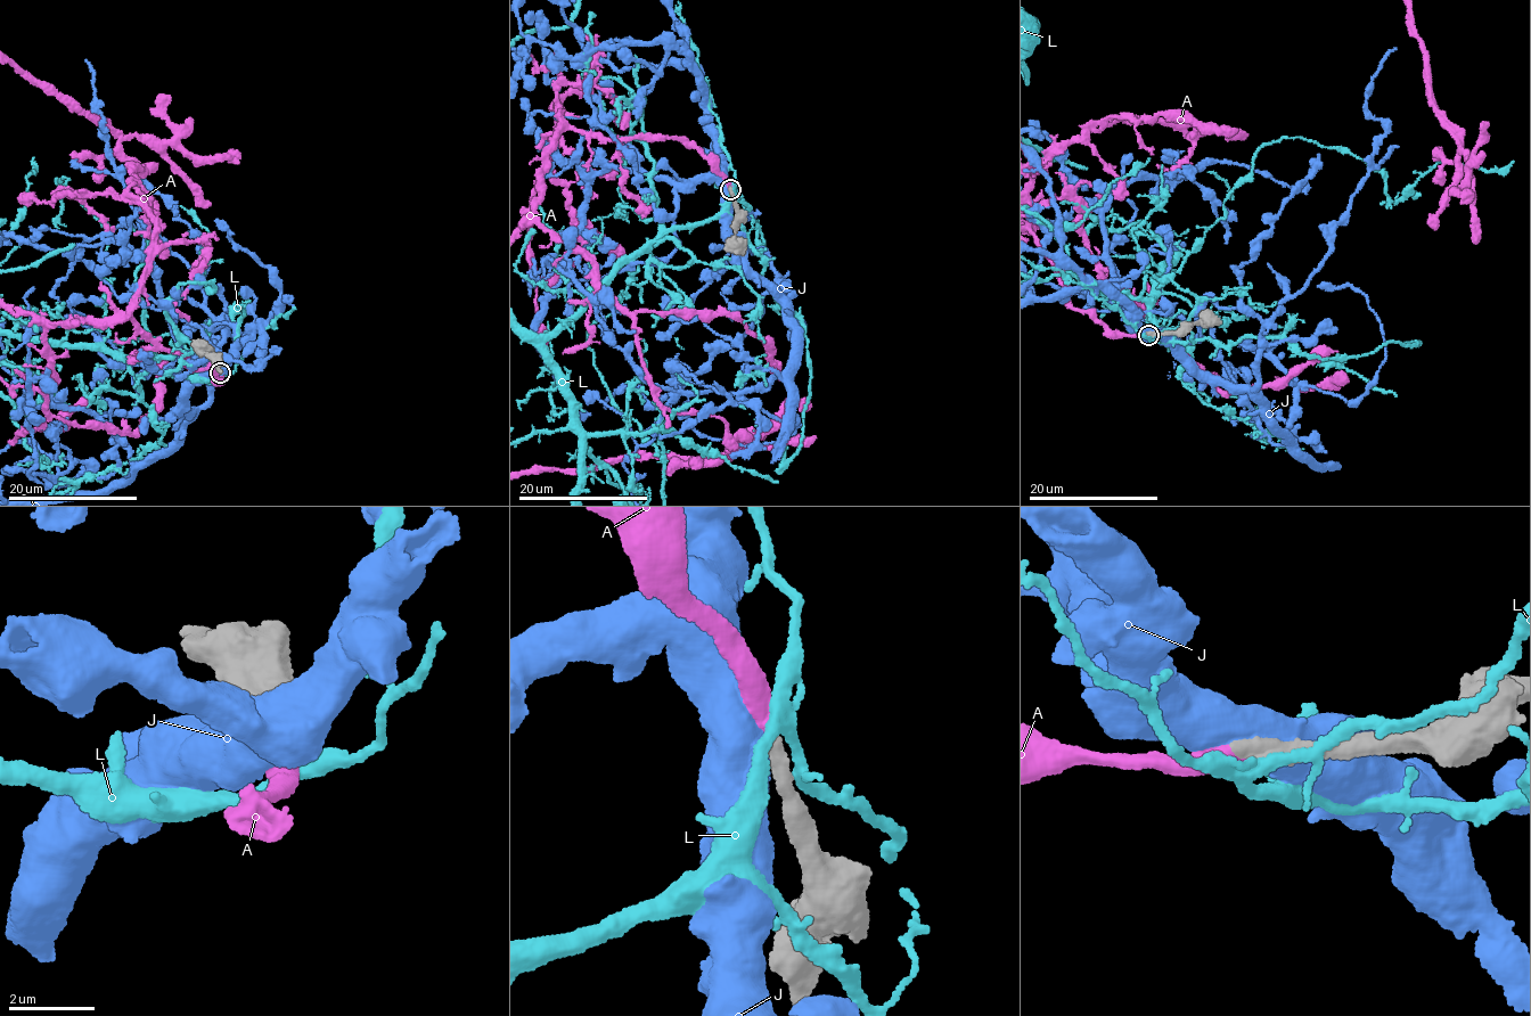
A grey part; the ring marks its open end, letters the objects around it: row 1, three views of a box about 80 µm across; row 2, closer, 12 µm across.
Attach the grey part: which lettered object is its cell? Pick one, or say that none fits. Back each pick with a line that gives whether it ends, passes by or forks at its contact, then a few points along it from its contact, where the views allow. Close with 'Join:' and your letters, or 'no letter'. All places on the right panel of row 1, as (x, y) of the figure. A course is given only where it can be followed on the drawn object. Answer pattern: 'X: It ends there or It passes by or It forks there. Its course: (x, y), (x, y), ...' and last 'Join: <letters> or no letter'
A: It ends there
Join: A

